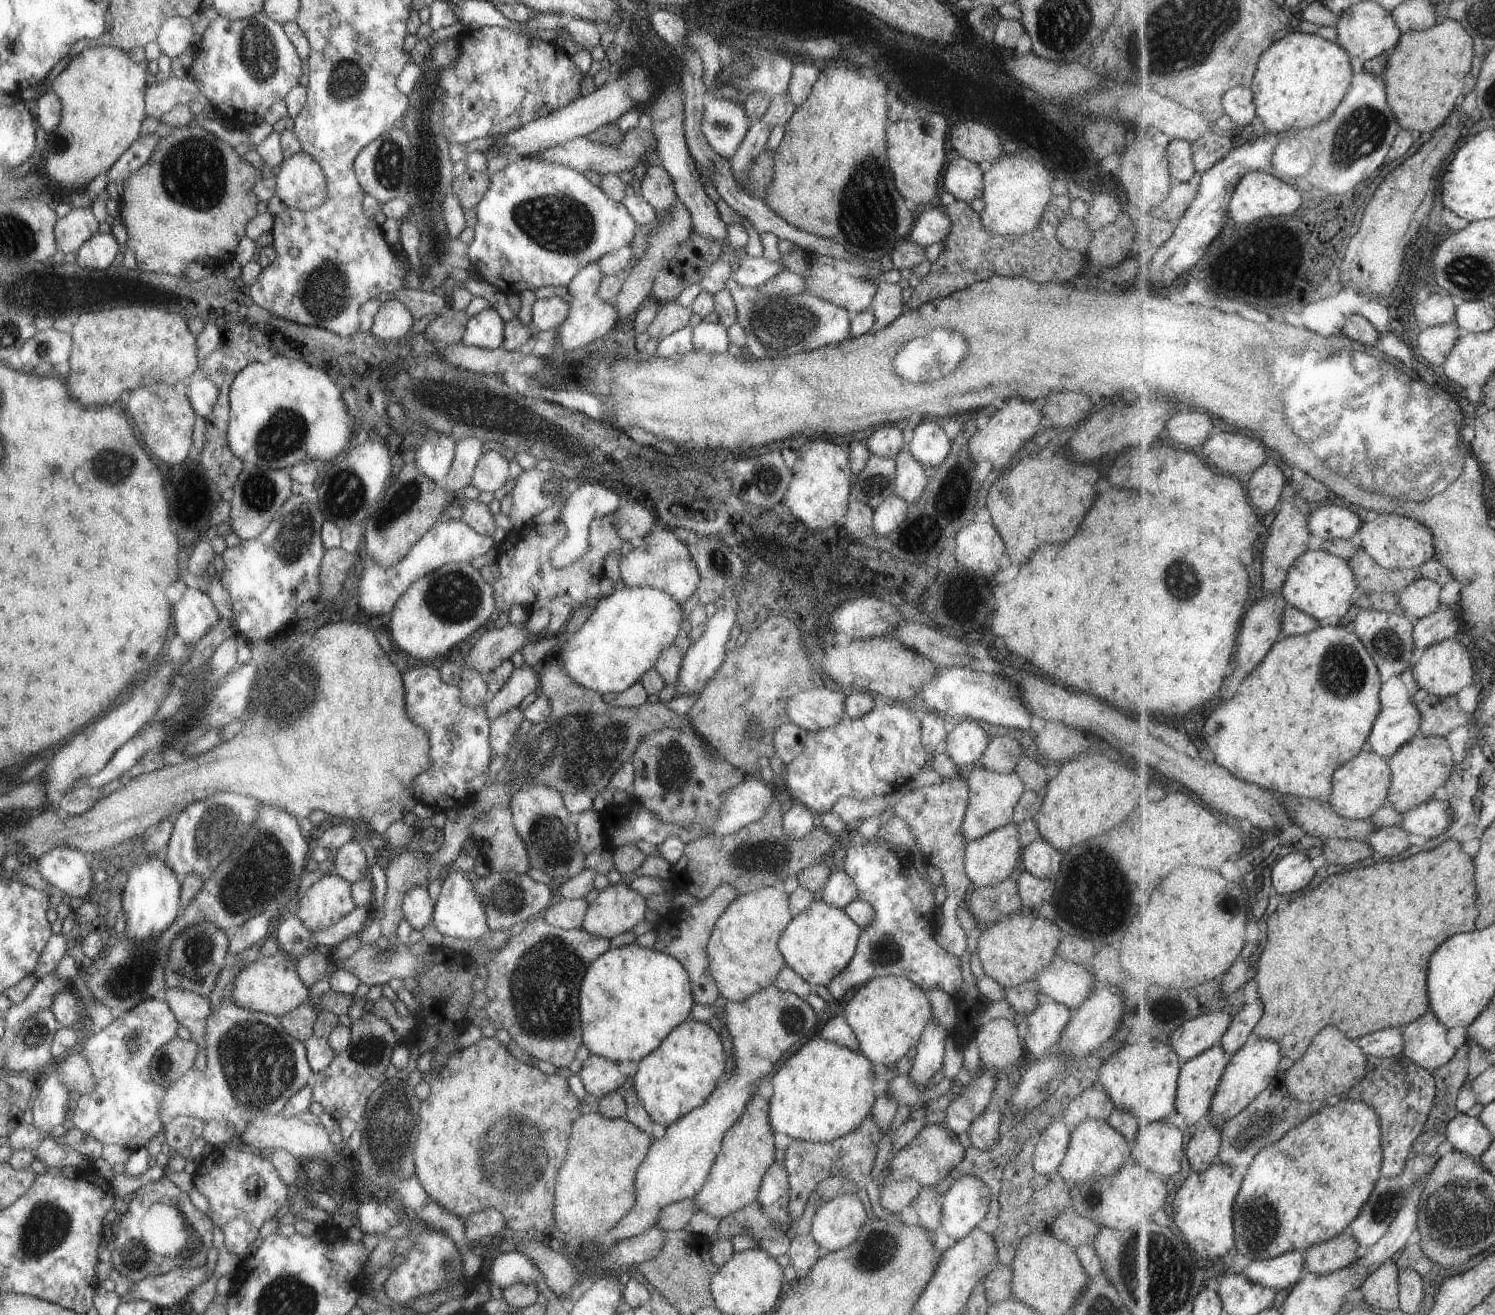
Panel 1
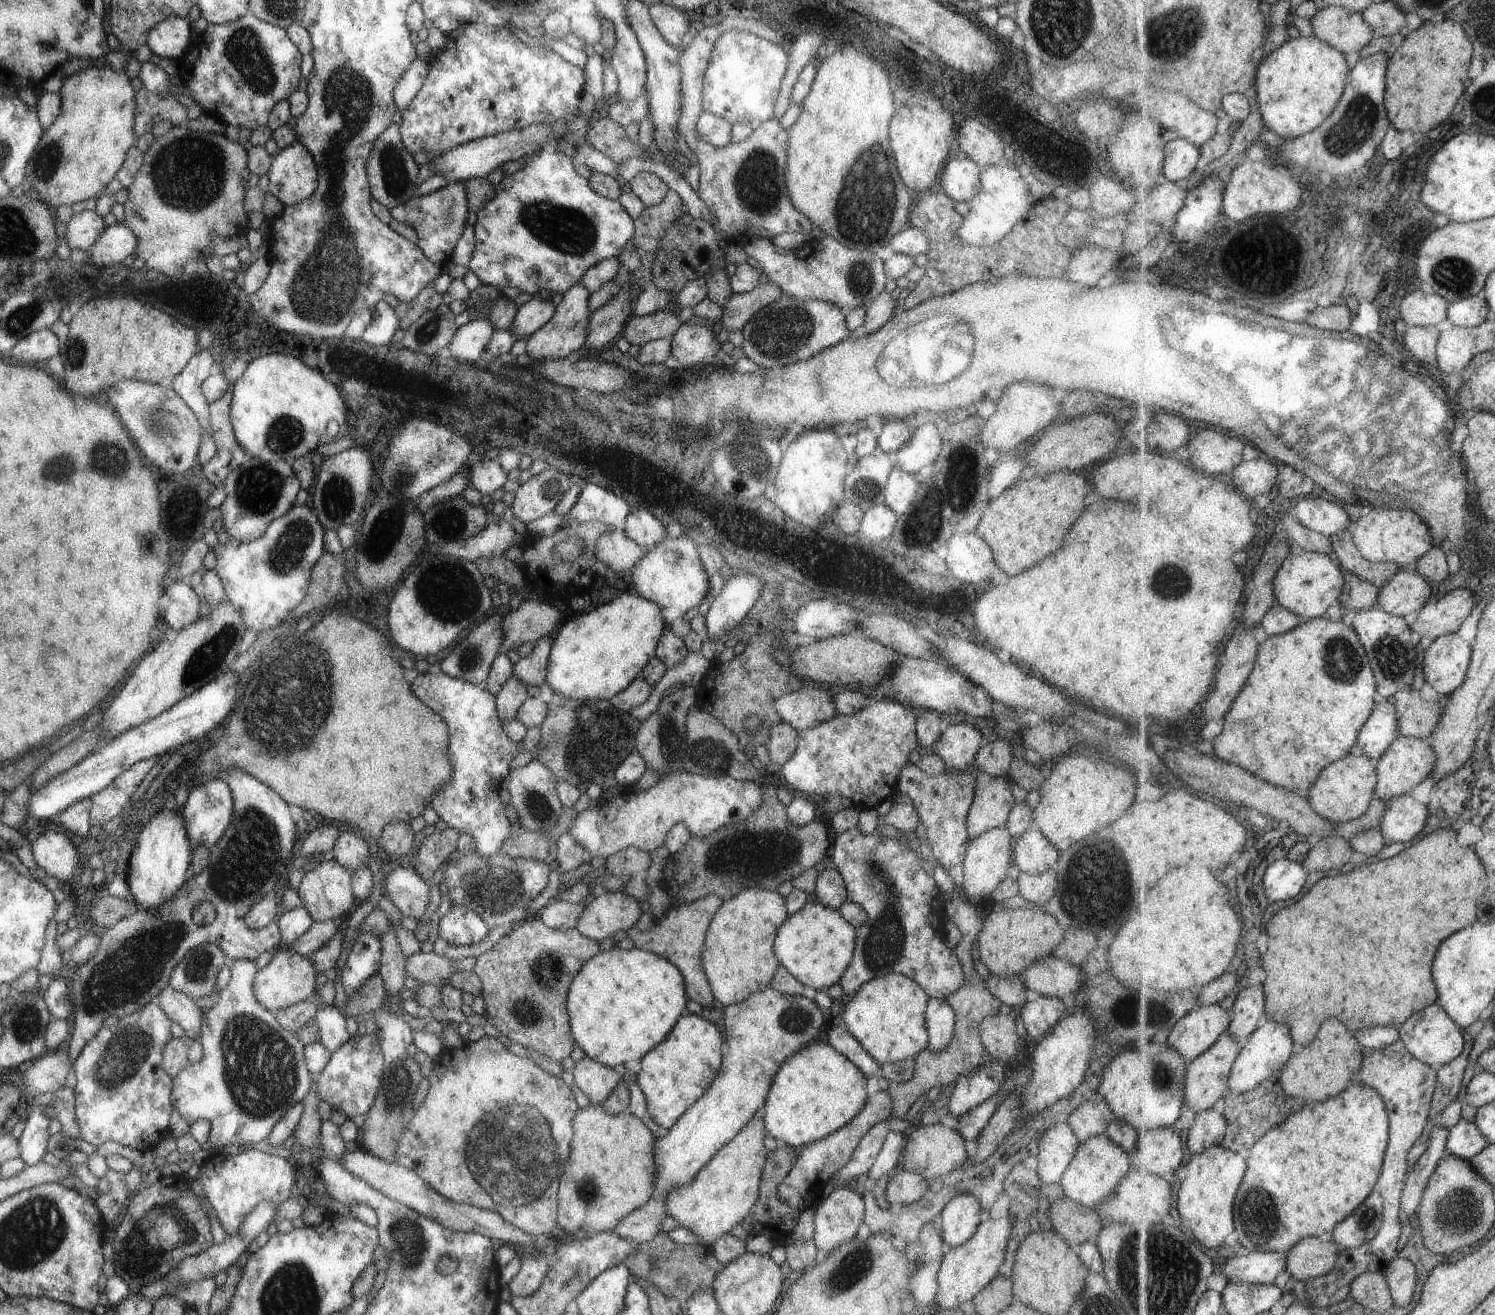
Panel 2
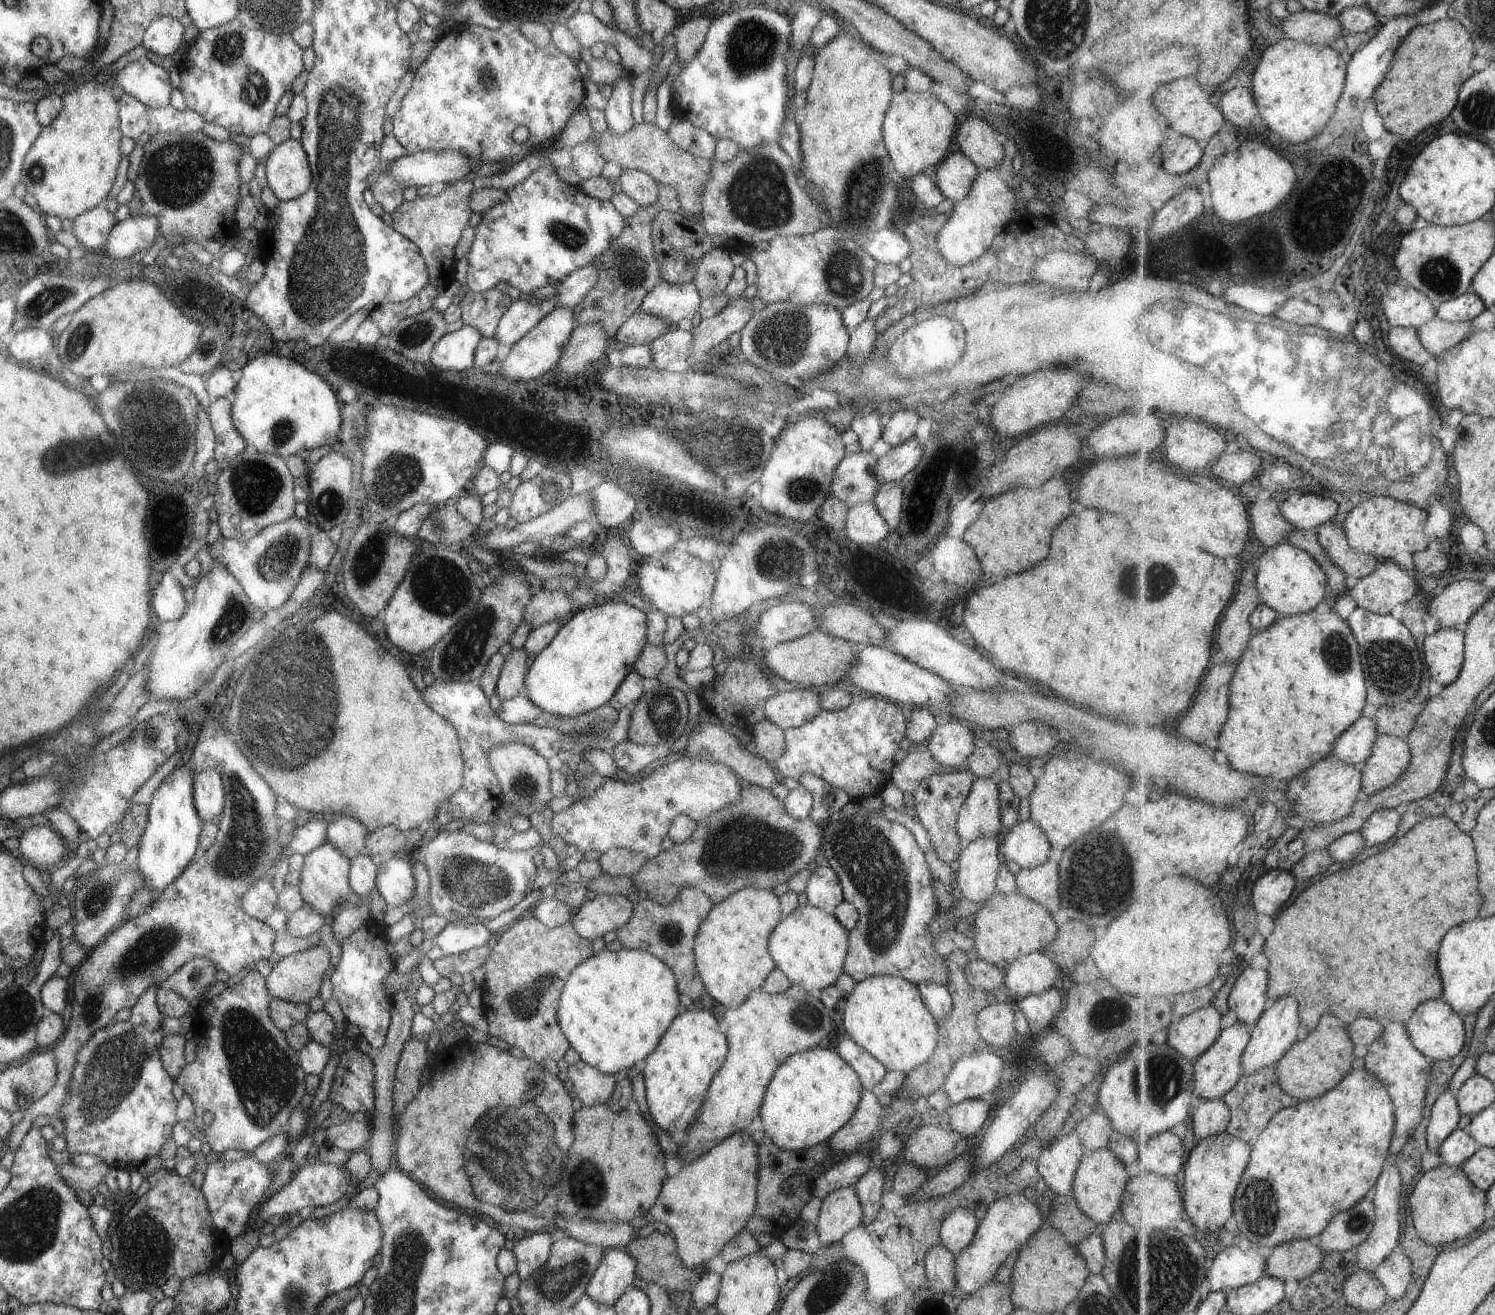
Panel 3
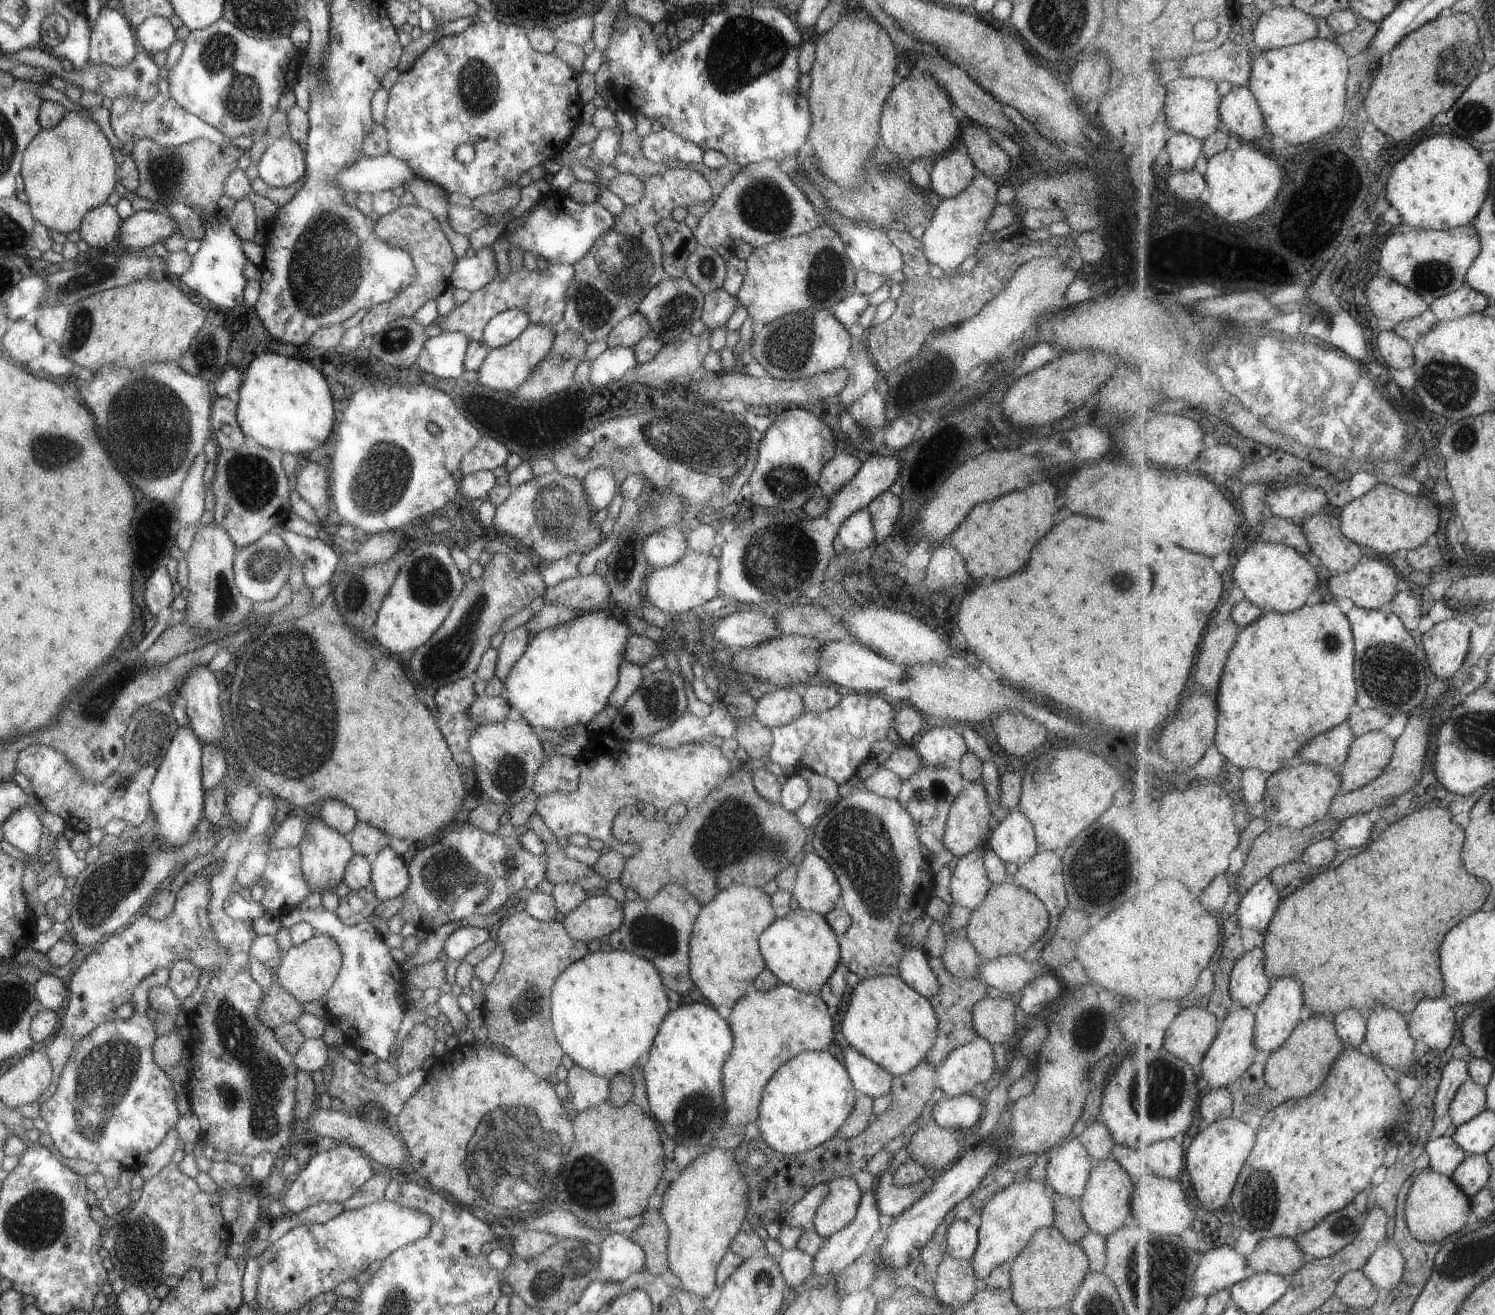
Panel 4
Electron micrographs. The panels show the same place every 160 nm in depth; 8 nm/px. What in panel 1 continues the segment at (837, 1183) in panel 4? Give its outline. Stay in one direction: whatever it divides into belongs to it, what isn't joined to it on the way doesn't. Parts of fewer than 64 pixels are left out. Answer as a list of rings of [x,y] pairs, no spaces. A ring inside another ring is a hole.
[[[839,1193],[816,1208],[808,1234],[821,1249],[842,1249],[857,1238],[866,1218],[866,1210],[855,1193]]]

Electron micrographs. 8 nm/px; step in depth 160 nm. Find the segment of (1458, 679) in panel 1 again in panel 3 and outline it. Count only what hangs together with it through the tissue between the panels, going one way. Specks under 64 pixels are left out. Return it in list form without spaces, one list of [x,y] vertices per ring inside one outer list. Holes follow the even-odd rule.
[[[1466,627],[1440,628],[1423,644],[1431,678],[1442,687],[1457,681],[1466,660]]]

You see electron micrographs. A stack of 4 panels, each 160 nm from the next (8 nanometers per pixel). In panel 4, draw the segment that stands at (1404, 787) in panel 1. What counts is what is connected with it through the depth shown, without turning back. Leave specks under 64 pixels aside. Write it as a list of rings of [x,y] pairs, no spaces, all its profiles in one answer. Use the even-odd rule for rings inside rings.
[[[1382,731],[1357,737],[1342,770],[1342,792],[1362,789],[1377,780],[1394,758],[1396,740]]]

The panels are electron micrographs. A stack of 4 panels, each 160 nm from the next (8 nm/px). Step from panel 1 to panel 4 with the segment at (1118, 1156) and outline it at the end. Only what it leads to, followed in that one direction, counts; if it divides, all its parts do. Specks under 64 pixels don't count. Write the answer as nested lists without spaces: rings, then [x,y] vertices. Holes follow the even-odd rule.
[[[1100,1158],[1093,1162],[1084,1189],[1078,1198],[1080,1200],[1080,1213],[1089,1231],[1106,1237],[1111,1234],[1111,1230],[1117,1230],[1123,1222],[1127,1222],[1130,1213],[1132,1181],[1114,1160]]]

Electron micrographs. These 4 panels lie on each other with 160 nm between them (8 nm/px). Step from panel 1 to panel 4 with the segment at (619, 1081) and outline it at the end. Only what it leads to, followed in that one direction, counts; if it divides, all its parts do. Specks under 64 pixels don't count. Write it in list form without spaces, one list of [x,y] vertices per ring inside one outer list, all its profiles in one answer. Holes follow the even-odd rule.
[[[573,1065],[567,1073],[566,1107],[582,1111],[600,1102],[608,1100],[608,1084],[606,1078],[588,1073],[579,1065]]]

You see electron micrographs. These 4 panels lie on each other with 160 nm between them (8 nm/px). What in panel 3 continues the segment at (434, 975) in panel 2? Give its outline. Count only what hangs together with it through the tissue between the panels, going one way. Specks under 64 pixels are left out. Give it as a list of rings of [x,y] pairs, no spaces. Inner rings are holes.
[[[483,945],[463,951],[461,954],[443,955],[435,959],[433,965],[441,977],[448,977],[451,972],[466,975],[480,966],[489,951],[487,945]]]

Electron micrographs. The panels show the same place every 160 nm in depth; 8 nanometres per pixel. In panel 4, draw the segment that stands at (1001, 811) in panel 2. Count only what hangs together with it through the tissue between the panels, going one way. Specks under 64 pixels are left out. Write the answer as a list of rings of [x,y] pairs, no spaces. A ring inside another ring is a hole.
[[[977,781],[963,785],[962,789],[953,799],[950,809],[948,810],[942,836],[942,845],[945,850],[951,852],[953,856],[961,857],[962,854],[972,849],[977,850],[984,846],[985,840],[990,832],[987,827],[987,820],[989,820],[990,812],[992,811],[987,799],[984,786]]]

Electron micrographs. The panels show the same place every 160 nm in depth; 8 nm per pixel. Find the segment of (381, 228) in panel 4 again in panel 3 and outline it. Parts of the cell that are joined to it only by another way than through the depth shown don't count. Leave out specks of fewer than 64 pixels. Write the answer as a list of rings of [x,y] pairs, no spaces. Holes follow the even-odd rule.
[[[463,178],[460,181],[450,183],[436,195],[429,196],[427,194],[424,197],[416,196],[411,201],[403,201],[390,214],[390,227],[401,236],[408,238],[417,247],[426,264],[429,280],[409,300],[372,307],[371,312],[365,319],[376,322],[383,335],[388,335],[400,320],[431,307],[435,297],[454,280],[455,246],[458,244],[461,231],[468,226],[468,219],[471,216],[468,207],[468,196],[471,191],[471,180]]]

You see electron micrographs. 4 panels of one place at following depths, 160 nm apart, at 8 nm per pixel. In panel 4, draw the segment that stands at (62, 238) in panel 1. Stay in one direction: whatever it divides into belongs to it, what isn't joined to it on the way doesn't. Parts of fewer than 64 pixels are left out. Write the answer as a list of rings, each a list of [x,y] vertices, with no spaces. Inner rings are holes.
[[[107,202],[100,204],[86,212],[78,224],[80,239],[89,246],[103,250],[115,238],[121,221],[114,206]]]

